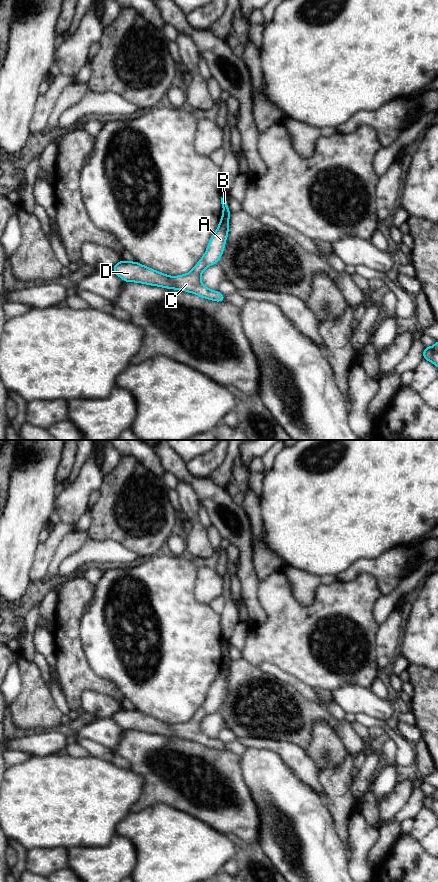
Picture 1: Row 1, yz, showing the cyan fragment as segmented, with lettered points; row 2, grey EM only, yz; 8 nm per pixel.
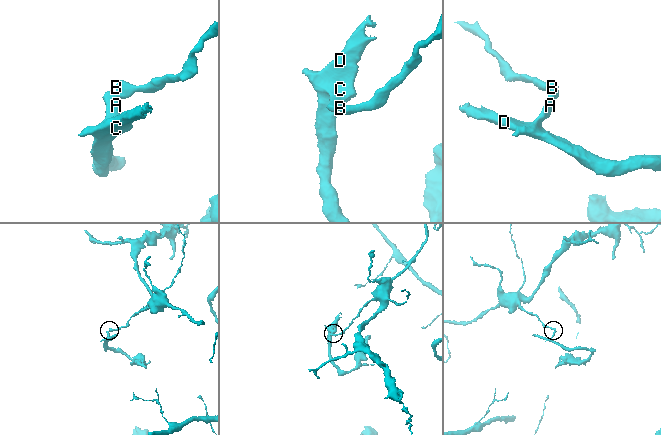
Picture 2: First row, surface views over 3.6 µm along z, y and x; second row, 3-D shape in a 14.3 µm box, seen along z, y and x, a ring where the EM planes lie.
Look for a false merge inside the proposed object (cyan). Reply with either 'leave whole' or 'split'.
split

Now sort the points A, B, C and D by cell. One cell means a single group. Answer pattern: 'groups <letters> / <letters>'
groups A C D / B

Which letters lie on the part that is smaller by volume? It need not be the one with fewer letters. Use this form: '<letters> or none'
A, C, D

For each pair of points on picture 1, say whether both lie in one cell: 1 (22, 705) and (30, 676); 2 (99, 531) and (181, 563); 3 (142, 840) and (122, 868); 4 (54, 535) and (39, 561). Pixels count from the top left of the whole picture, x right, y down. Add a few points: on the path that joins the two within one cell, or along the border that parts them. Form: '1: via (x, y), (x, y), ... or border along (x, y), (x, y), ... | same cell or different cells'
1: via (29, 698), (30, 683) | same cell
2: border along (164, 549), (145, 558) | different cells
3: border along (116, 834), (133, 844), (133, 871) | different cells
4: via (53, 541), (44, 555) | same cell

